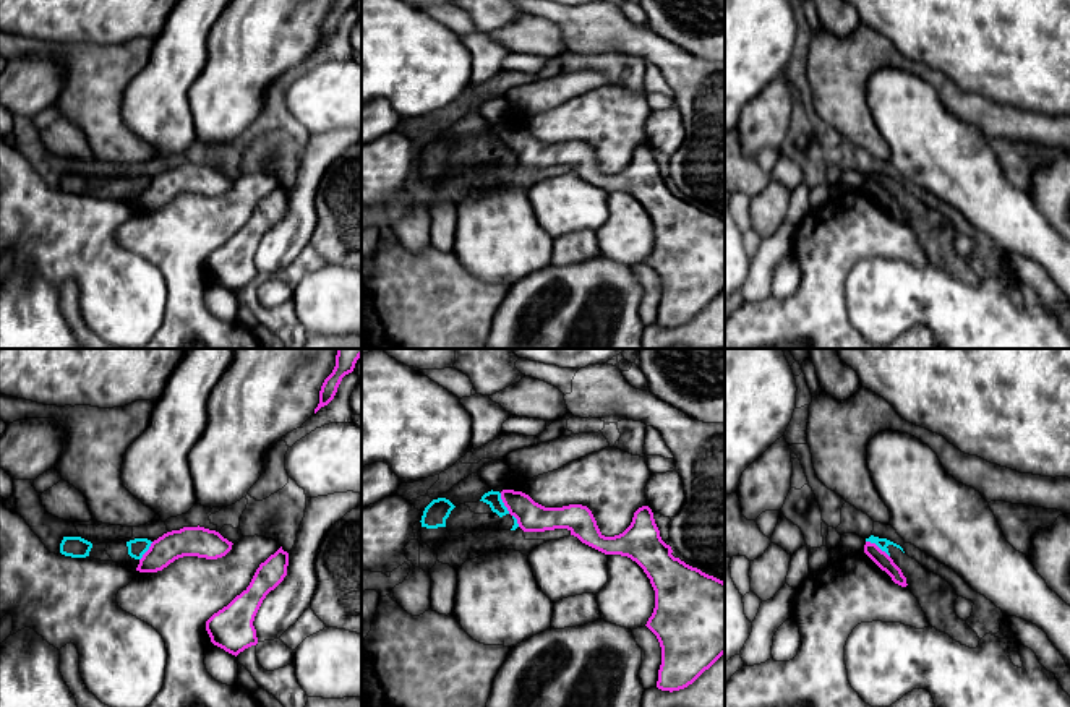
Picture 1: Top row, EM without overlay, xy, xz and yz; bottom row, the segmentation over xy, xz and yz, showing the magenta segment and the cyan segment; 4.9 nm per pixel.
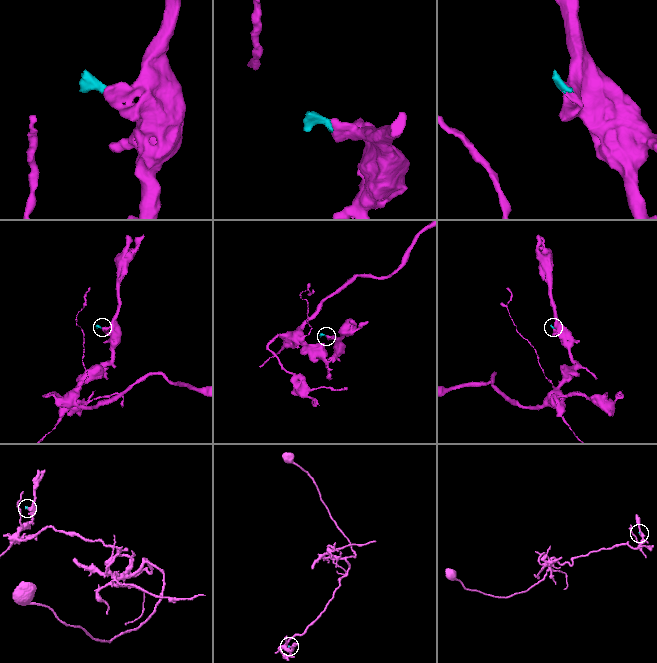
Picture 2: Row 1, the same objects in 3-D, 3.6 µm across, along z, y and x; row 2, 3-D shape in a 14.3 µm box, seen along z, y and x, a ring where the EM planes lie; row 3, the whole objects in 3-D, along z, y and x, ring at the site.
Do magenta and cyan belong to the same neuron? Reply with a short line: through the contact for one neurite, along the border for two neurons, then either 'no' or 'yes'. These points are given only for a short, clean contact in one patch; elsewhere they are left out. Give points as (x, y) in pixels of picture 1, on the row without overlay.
yz (866, 177), (877, 182), (889, 193) | no

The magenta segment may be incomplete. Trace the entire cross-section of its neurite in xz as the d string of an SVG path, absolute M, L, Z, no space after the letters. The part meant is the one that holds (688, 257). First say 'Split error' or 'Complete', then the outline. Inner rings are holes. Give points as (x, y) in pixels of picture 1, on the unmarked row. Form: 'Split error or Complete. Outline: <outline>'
Complete. Outline: M503 126L501 136L524 169L567 165L582 180L605 191L627 193L644 206L655 227L655 245L645 263L661 284L658 326L673 329L687 324L725 290L725 219L674 195L671 183L661 177L648 143L634 149L631 162L623 170L605 174L587 143L545 144L514 126Z

